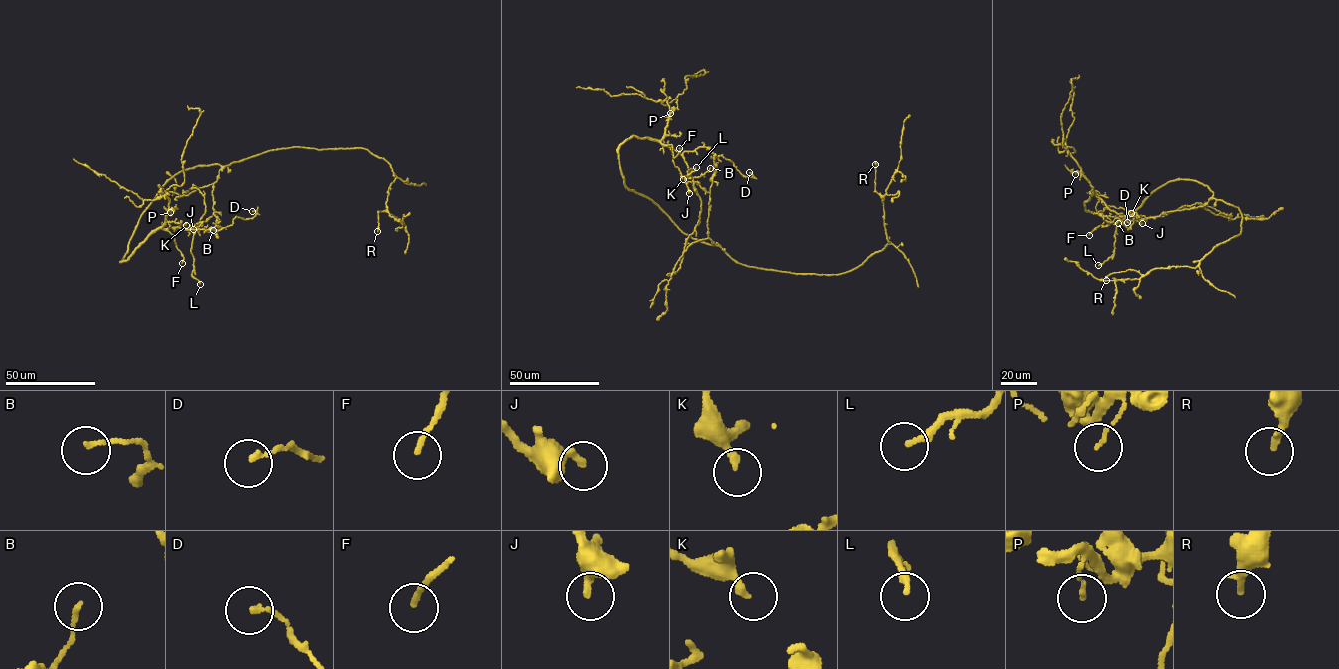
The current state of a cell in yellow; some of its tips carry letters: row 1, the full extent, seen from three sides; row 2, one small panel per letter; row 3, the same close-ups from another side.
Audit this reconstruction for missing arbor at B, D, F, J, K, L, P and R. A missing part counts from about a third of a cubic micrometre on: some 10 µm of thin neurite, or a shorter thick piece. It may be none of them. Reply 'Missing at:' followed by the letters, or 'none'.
Missing at: R

